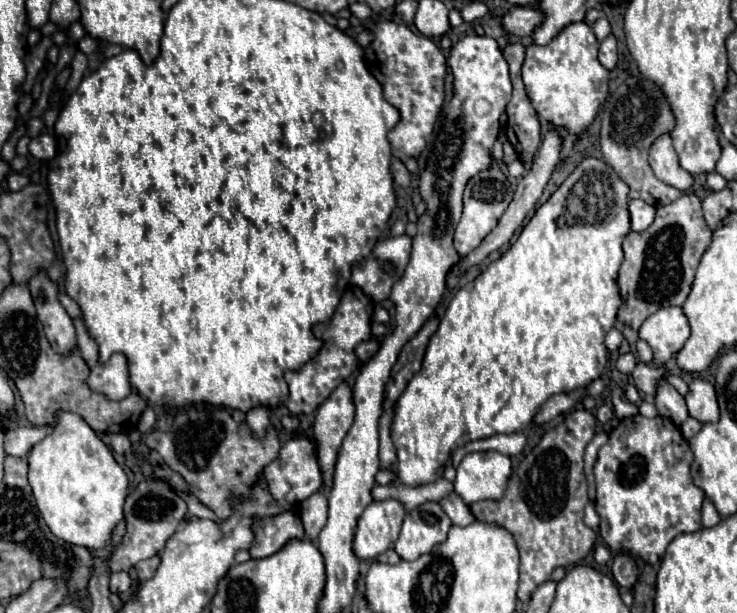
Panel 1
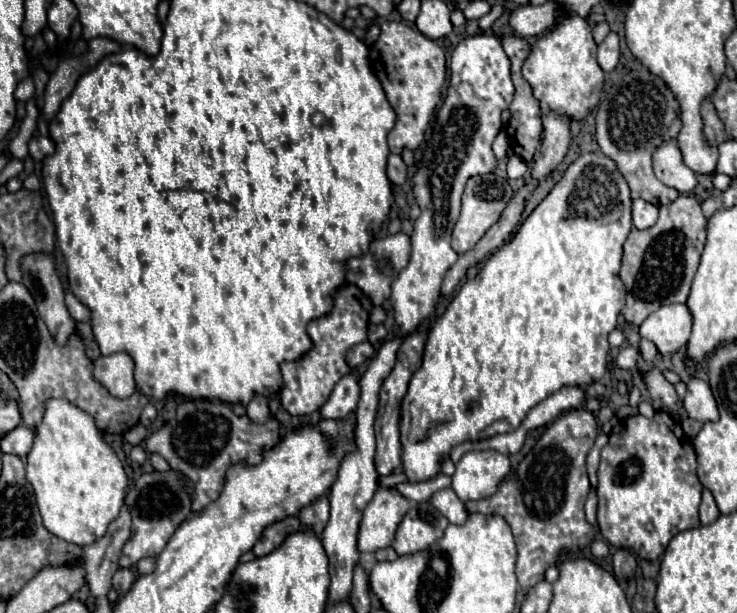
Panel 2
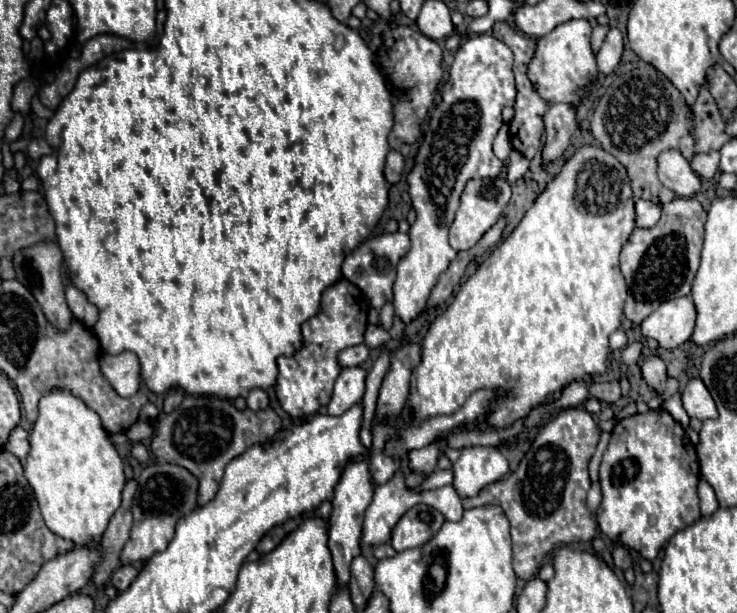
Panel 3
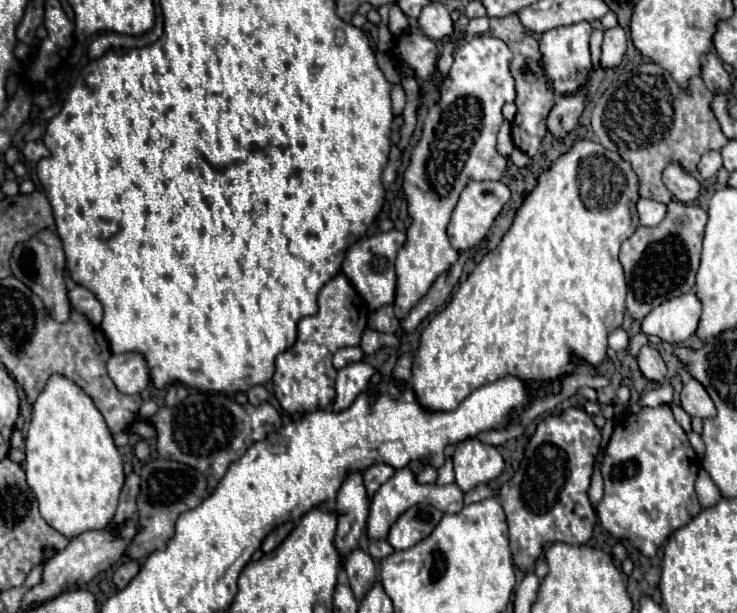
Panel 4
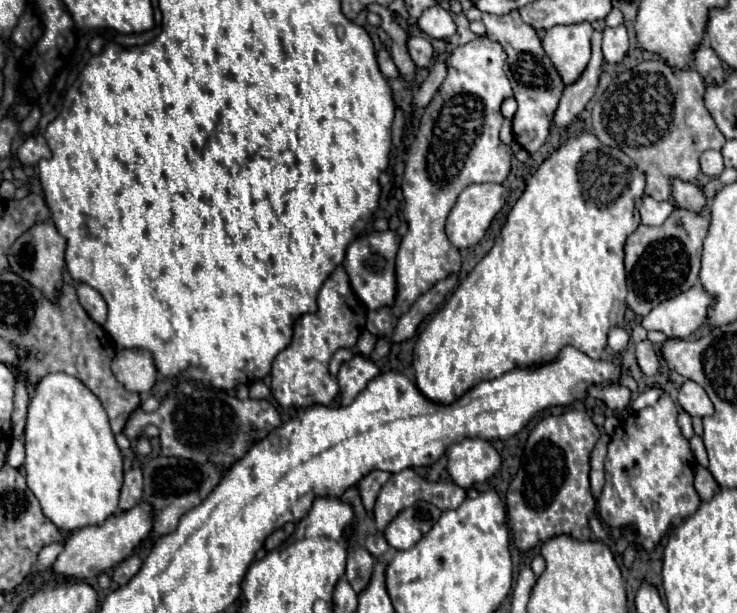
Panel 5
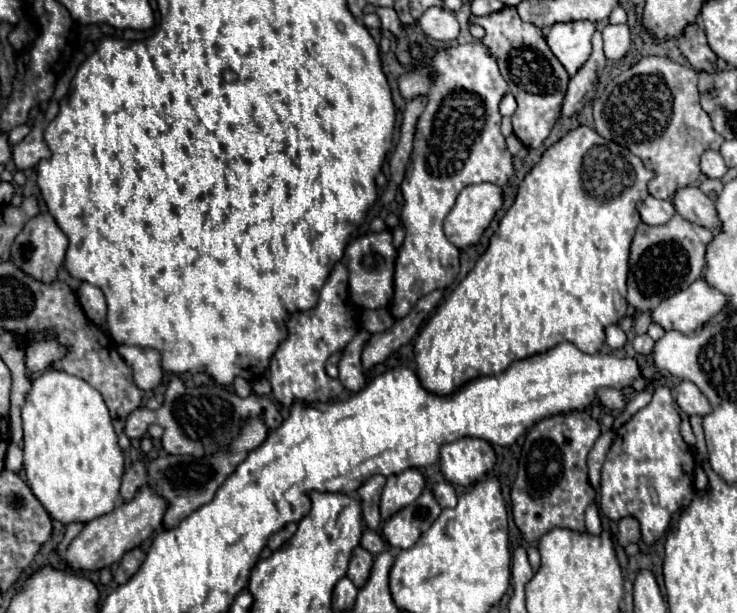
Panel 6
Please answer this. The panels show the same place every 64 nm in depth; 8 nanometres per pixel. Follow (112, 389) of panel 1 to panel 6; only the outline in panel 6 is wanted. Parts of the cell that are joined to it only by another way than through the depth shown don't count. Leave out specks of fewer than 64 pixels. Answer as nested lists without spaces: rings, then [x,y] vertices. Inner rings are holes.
[[[118,346],[120,356],[132,370],[132,382],[140,390],[152,390],[160,384],[164,372],[160,374],[160,354],[152,348],[138,346]]]

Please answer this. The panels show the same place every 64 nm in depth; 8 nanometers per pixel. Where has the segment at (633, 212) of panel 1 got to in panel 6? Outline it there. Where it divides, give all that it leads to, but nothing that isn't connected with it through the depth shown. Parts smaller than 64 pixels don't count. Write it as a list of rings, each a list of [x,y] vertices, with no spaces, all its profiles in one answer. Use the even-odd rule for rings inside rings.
[[[648,196],[642,204],[640,204],[640,216],[644,224],[650,226],[660,226],[666,224],[672,216],[674,216],[674,204],[668,200],[656,200],[654,196]]]

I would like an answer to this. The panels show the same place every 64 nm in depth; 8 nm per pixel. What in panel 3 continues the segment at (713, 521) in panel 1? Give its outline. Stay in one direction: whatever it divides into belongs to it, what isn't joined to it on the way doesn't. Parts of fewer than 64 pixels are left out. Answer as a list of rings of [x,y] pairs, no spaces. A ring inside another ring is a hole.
[[[708,482],[698,484],[698,496],[700,496],[700,512],[702,516],[712,516],[718,510],[718,500],[714,496],[714,490]]]

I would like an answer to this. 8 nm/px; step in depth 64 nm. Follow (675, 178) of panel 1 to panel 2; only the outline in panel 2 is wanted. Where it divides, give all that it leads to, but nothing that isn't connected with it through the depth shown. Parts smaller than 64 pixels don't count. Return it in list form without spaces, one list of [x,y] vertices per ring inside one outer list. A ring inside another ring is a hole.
[[[666,140],[662,142],[662,146],[656,148],[652,156],[652,166],[656,178],[666,186],[676,188],[680,194],[690,194],[694,190],[696,176],[690,168],[684,166],[680,150],[674,140]]]

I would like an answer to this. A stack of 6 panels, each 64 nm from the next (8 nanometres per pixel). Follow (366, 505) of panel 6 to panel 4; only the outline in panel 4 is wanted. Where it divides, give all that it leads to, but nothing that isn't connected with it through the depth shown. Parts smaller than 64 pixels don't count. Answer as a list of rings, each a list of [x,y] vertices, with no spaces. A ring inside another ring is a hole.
[[[376,462],[372,464],[370,468],[364,470],[364,484],[366,484],[366,490],[368,490],[368,496],[372,498],[372,494],[394,474],[396,470],[388,464],[382,464],[382,462]]]

